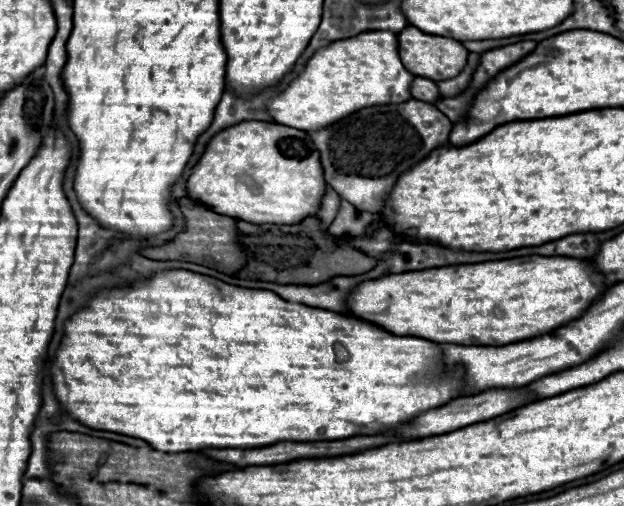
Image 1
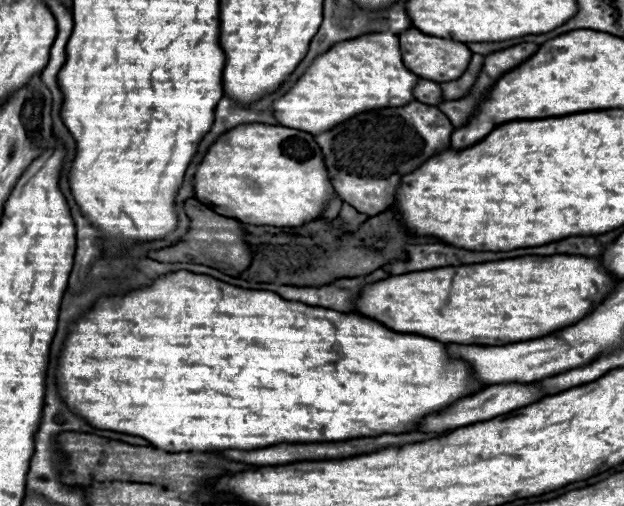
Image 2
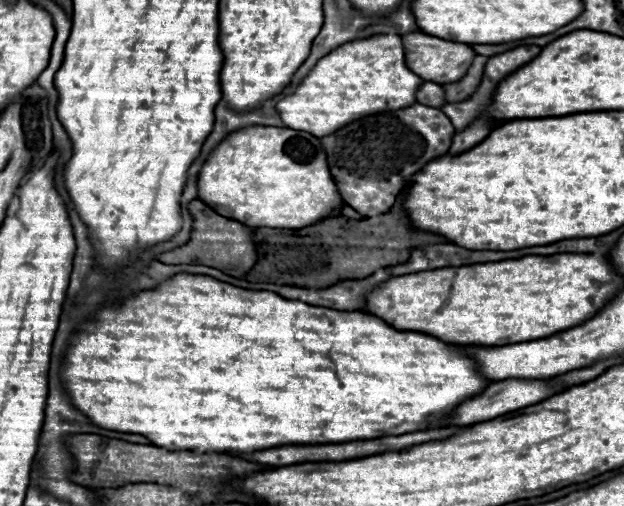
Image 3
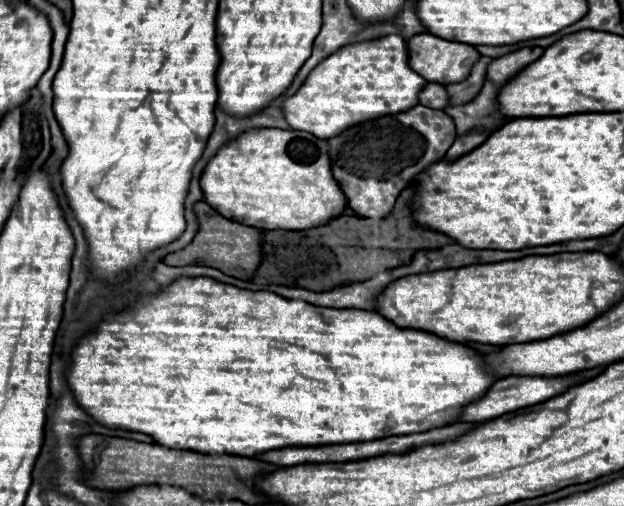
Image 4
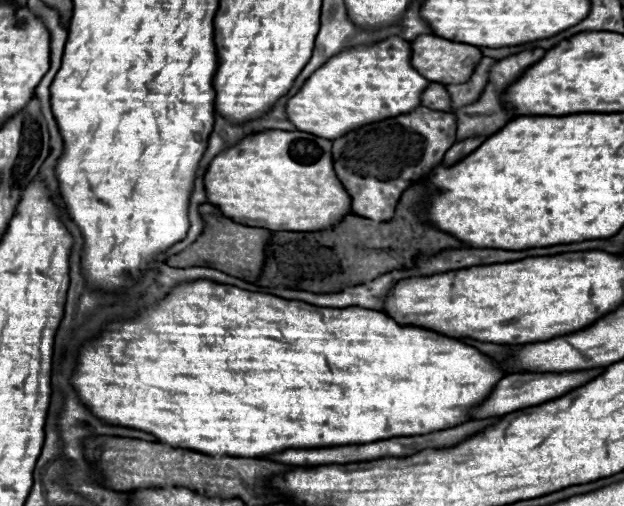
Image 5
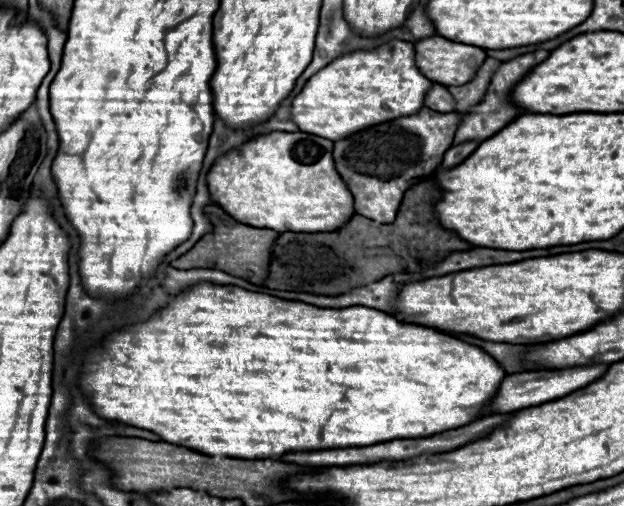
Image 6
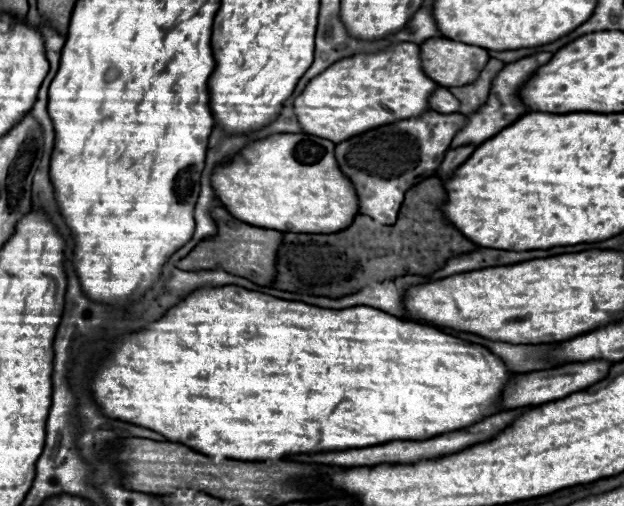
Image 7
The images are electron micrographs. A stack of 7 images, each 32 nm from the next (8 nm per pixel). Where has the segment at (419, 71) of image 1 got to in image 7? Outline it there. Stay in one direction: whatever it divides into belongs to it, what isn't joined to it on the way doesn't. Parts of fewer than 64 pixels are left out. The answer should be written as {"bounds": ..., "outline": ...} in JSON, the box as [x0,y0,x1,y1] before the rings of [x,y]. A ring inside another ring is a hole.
{"bounds":[420,38,490,86],"outline":[[[432,38],[420,46],[420,58],[424,72],[440,86],[466,86],[478,78],[490,54],[478,46]]]}

